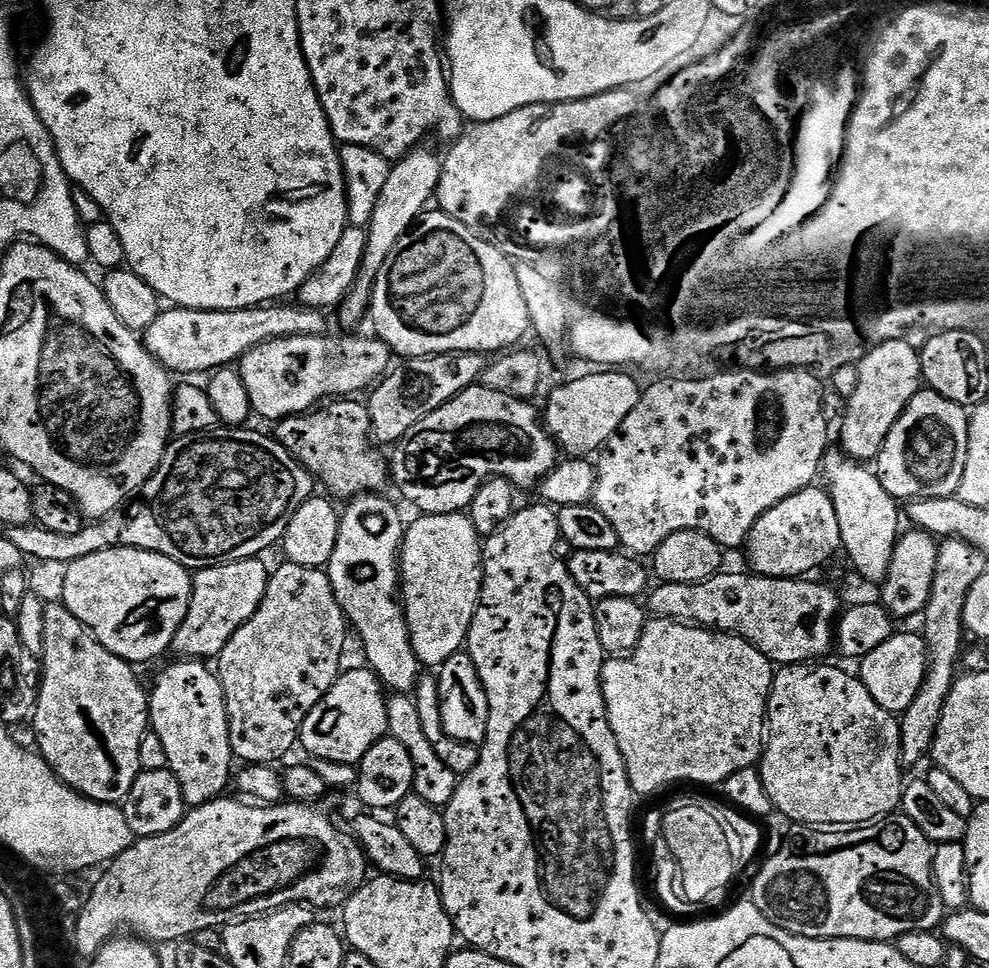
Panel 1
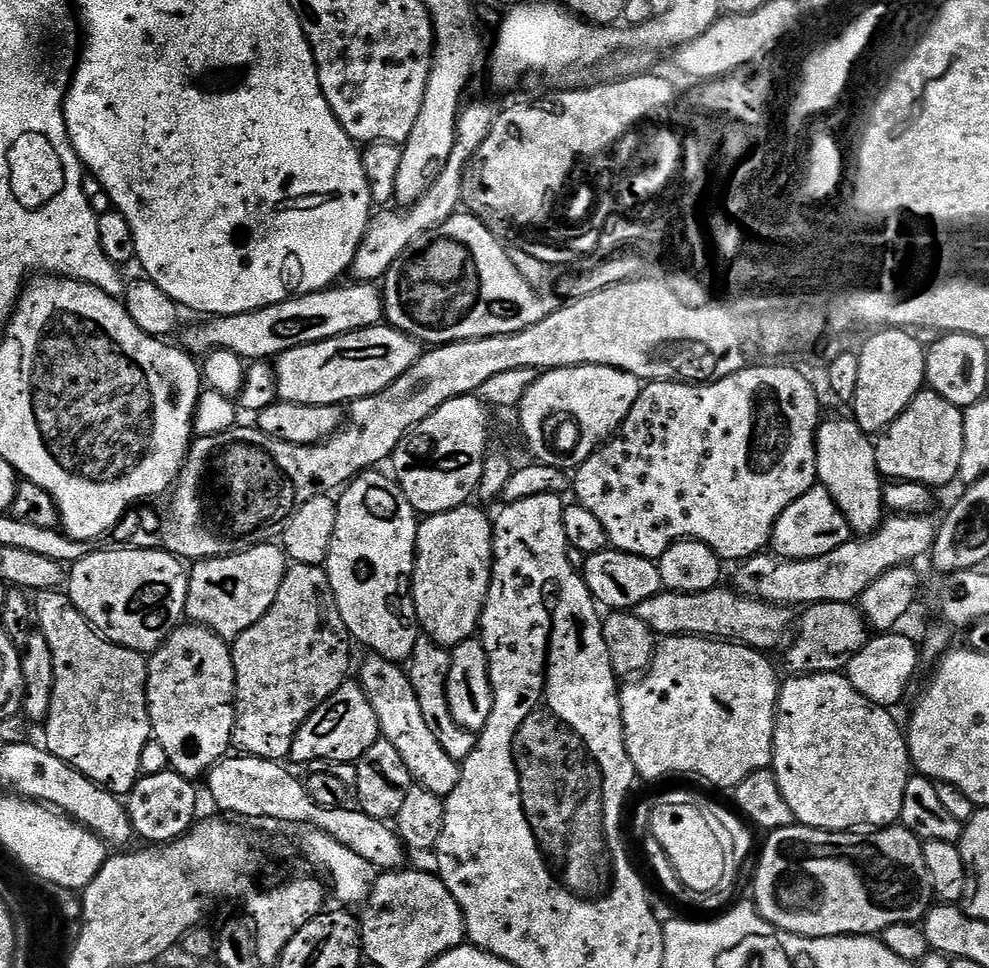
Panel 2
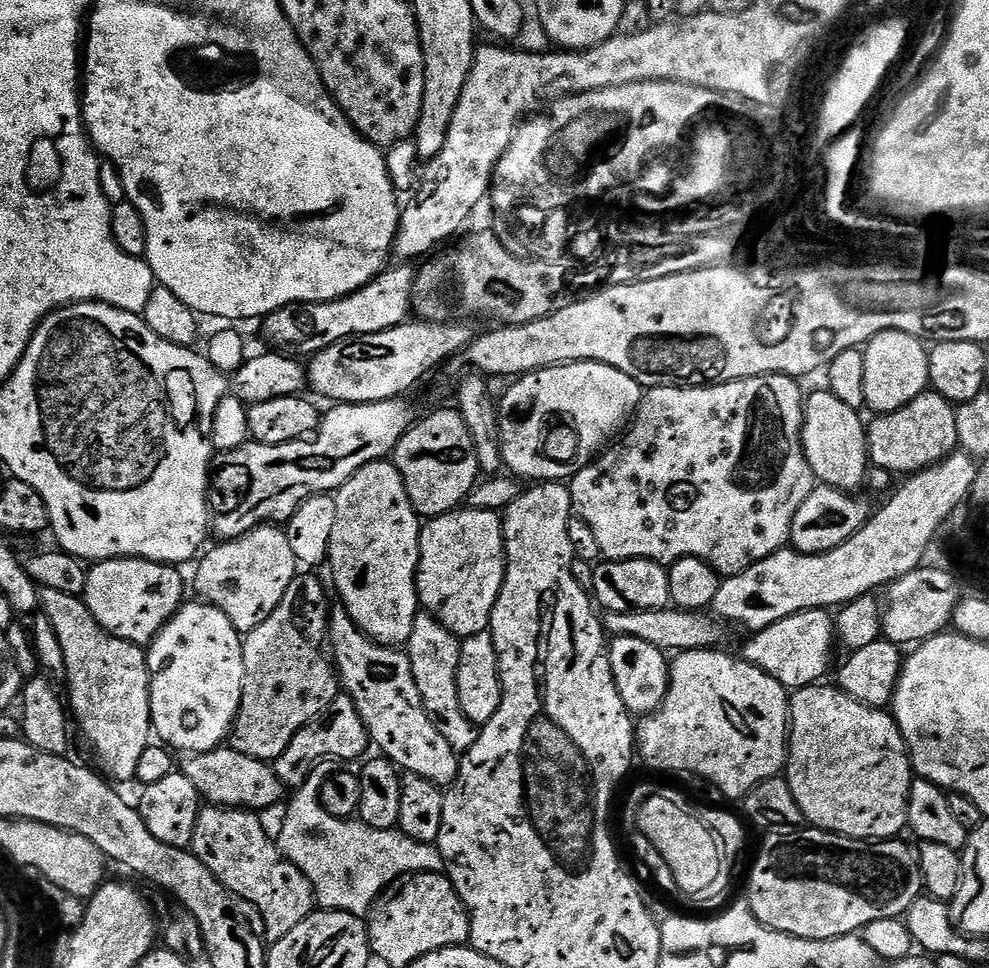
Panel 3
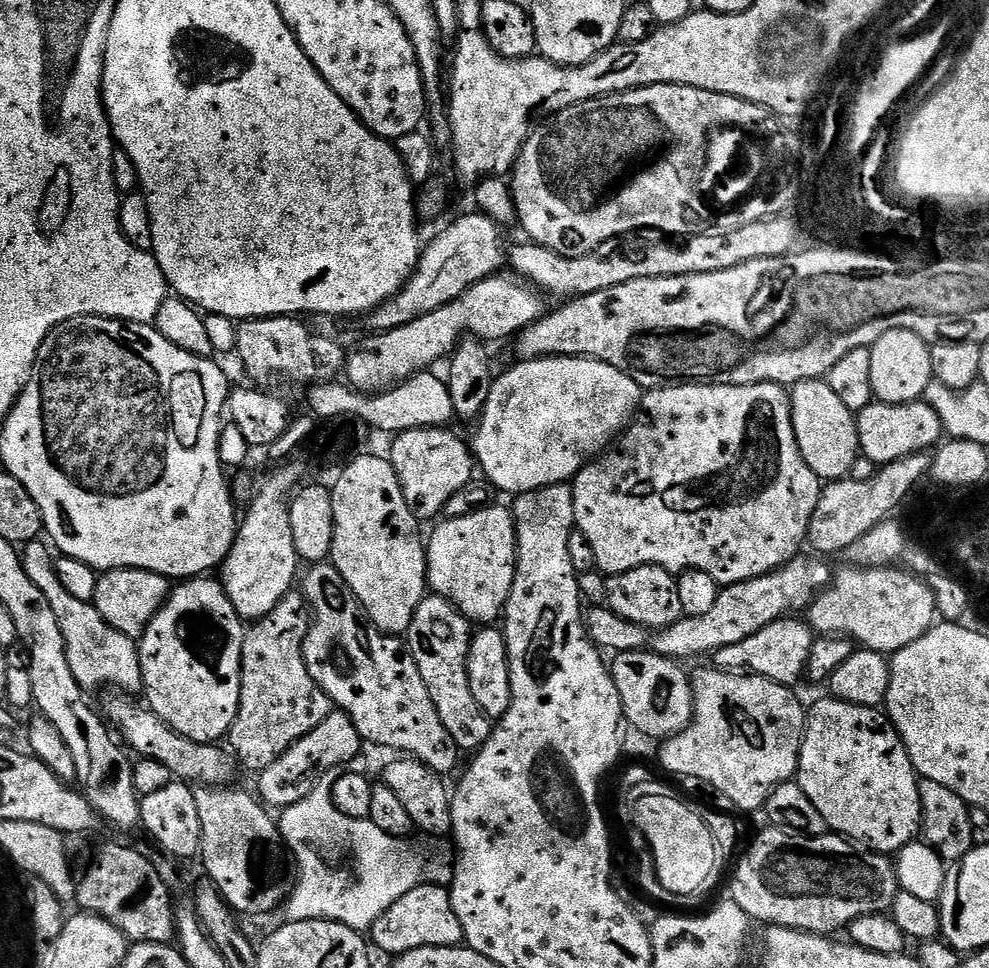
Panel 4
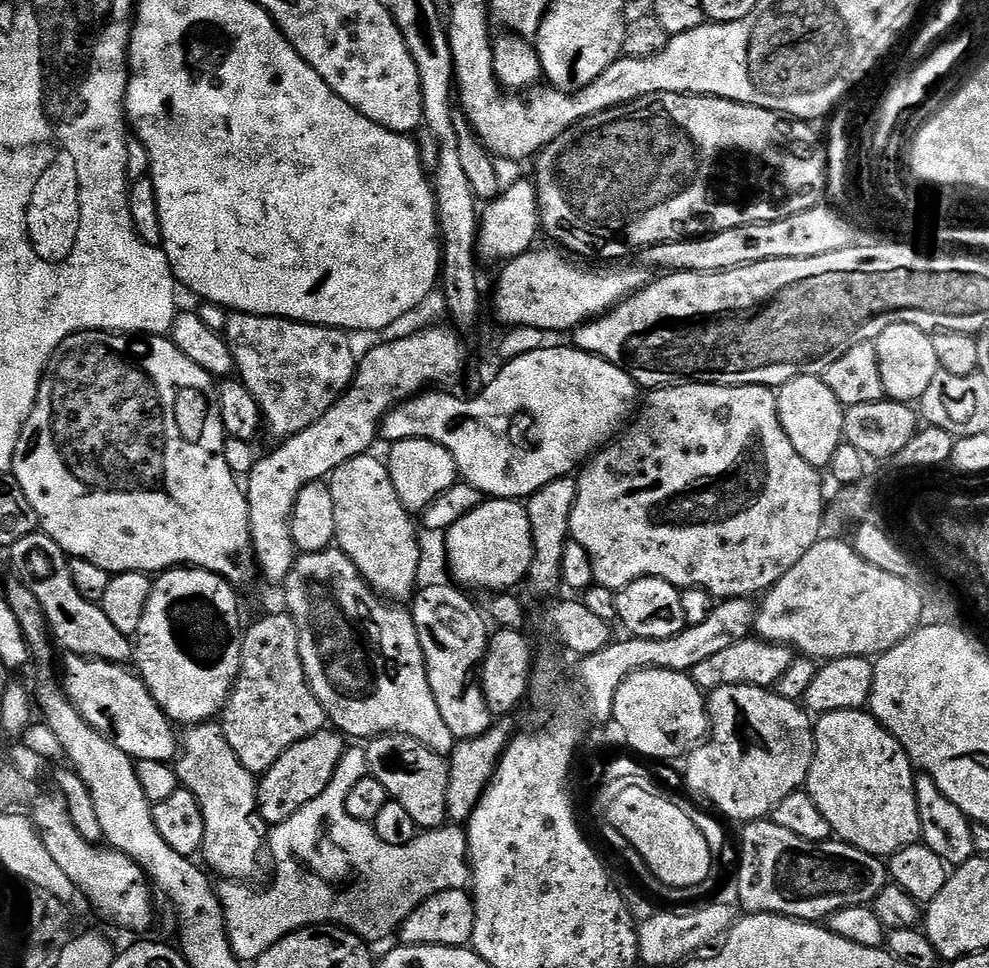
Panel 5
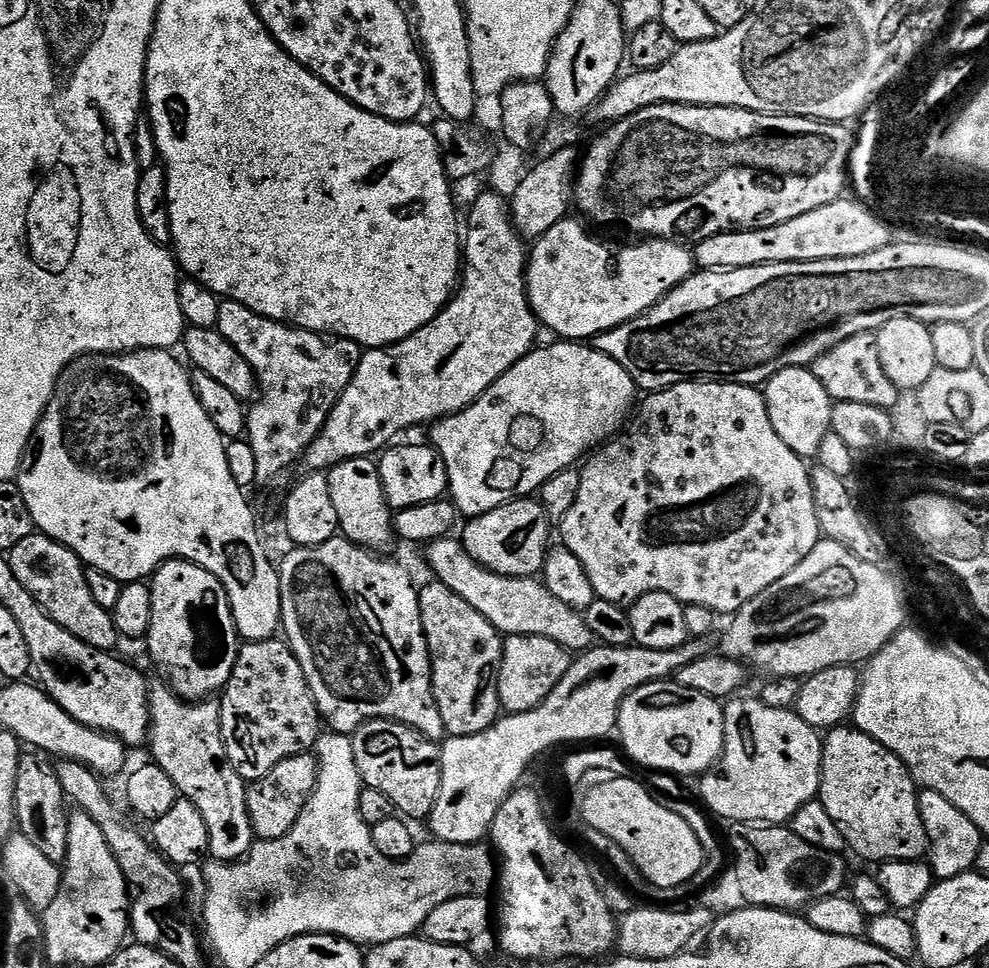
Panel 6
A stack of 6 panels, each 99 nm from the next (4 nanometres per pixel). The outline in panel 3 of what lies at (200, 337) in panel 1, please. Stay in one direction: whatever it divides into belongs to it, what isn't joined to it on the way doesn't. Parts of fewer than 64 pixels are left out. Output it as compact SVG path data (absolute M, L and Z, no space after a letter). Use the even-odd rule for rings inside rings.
M400 266L397 272L385 270L357 292L330 302L287 304L263 317L264 336L276 350L301 348L307 354L321 352L334 342L349 340L352 336L378 334L405 323L412 312L413 273Z

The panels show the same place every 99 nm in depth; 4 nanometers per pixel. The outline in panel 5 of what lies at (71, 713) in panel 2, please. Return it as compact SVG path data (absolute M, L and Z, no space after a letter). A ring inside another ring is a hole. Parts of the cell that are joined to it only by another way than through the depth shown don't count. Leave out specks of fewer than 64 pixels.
M42 530L26 534L26 538L18 538L10 549L12 568L15 579L21 580L32 591L34 598L42 602L42 610L46 614L48 631L51 639L65 649L65 653L74 656L86 656L98 660L109 660L112 664L127 665L134 656L133 641L106 614L99 604L86 602L74 586L74 578L70 574L69 555Z

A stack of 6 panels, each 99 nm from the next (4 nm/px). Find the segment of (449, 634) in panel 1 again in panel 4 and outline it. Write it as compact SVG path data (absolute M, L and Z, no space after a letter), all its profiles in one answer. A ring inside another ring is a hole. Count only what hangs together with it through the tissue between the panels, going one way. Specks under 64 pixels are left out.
M489 506L474 514L444 518L426 540L428 587L446 598L476 626L492 626L504 615L516 573L516 523L507 507Z

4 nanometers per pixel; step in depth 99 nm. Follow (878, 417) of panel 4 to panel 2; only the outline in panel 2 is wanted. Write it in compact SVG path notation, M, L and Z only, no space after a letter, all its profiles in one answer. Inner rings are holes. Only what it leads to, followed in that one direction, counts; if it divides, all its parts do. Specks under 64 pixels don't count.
M921 390L897 420L884 429L876 444L881 477L889 481L909 480L937 486L955 481L962 466L962 422L964 413L938 393Z

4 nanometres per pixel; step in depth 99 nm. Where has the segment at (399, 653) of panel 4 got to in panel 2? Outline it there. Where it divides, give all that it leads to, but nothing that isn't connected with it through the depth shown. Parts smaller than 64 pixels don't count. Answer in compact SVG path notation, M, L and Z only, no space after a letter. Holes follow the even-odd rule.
M375 654L360 668L358 683L364 687L364 693L370 698L370 706L374 706L374 714L378 714L380 735L402 754L402 762L410 770L413 781L419 787L430 790L430 794L447 797L458 786L460 764L442 750L438 738L434 738L430 726L426 726L426 718L422 718L422 710L418 707L418 698L414 694L414 686L410 682L407 671L395 660L383 660Z

